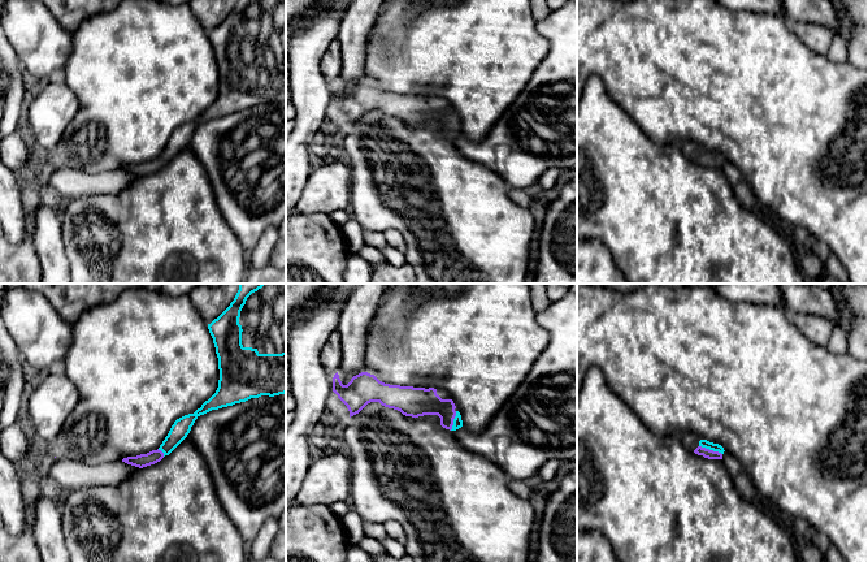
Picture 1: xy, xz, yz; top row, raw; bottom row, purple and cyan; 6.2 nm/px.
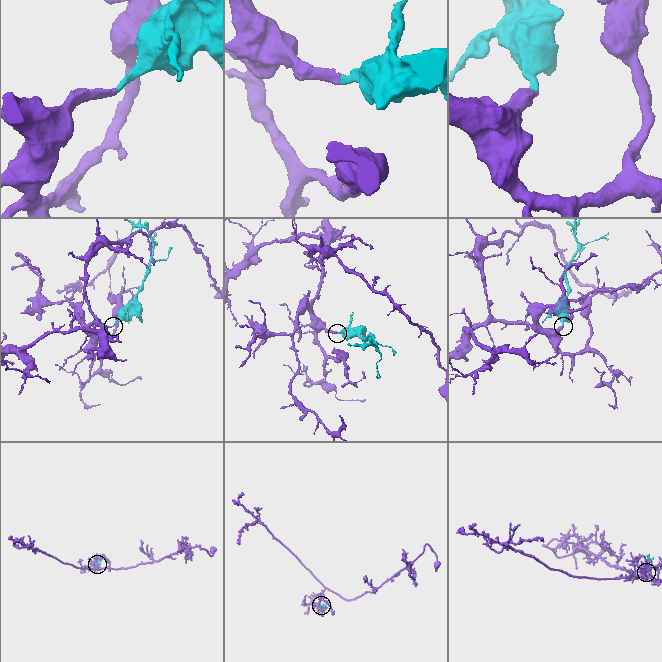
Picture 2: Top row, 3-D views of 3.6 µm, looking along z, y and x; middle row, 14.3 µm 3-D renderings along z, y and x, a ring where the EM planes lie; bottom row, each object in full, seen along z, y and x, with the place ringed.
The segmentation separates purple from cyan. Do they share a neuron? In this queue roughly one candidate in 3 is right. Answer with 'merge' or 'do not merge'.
merge

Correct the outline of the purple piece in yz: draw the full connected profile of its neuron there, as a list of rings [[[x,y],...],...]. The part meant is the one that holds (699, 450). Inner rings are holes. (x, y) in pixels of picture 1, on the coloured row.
[[[700,440],[699,446],[694,450],[695,454],[703,455],[708,459],[722,459],[724,448],[719,444],[709,442],[707,440]]]

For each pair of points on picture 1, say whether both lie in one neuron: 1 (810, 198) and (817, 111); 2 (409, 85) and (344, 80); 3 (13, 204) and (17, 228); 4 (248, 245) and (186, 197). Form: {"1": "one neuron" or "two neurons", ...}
{"1": "one neuron", "2": "two neurons", "3": "one neuron", "4": "two neurons"}

